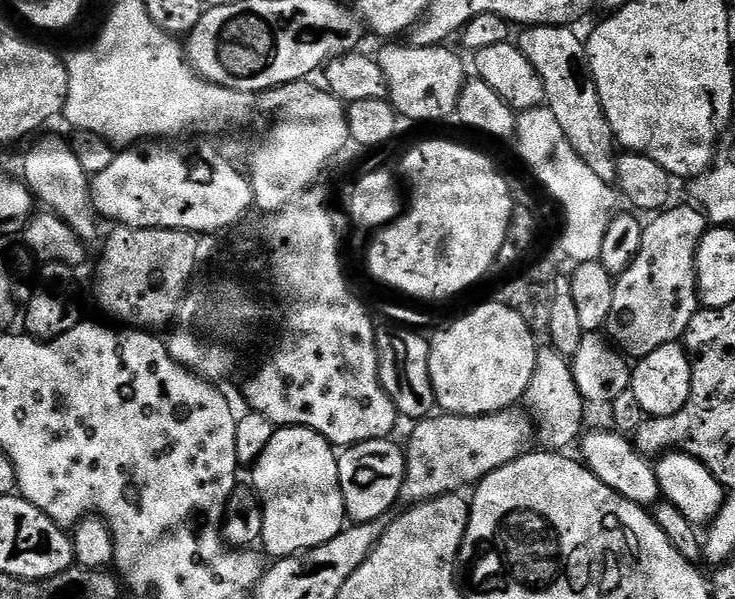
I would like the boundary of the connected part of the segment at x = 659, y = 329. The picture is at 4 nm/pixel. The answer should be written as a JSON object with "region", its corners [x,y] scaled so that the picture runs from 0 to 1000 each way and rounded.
{"region":[[[940,339],[936,341],[925,341],[921,347],[918,347],[918,344],[910,344],[902,349],[897,357],[888,359],[886,366],[883,366],[887,369],[884,369],[883,374],[878,372],[875,376],[876,389],[873,391],[873,404],[868,411],[868,424],[863,424],[863,437],[857,437],[857,444],[845,461],[837,462],[835,504],[830,509],[830,531],[824,543],[824,559],[829,569],[856,599],[867,601],[878,596],[879,591],[888,589],[890,584],[895,583],[898,578],[921,573],[939,544],[939,531],[944,531],[944,524],[951,521],[955,513],[952,492],[947,482],[947,419],[955,404],[958,389],[962,387],[966,379],[966,369],[951,347],[943,344]]]}

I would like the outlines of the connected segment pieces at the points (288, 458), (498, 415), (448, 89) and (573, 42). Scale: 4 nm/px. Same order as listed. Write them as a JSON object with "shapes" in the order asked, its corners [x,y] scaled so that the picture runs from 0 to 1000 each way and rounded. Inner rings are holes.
{"shapes":[[[[377,713],[367,731],[367,745],[356,751],[341,783],[341,813],[346,816],[352,836],[354,850],[359,853],[356,865],[356,915],[366,930],[385,932],[401,928],[404,922],[415,922],[427,912],[438,912],[438,905],[449,905],[471,878],[471,856],[465,811],[460,791],[459,750],[438,725],[420,715]]],[[[698,678],[682,688],[668,688],[660,694],[618,694],[614,691],[589,691],[567,706],[561,730],[552,740],[550,765],[550,803],[544,820],[544,835],[551,843],[573,841],[597,828],[624,823],[626,815],[646,811],[660,801],[668,788],[699,771],[725,746],[727,706],[717,686]]],[[[544,70],[524,73],[528,75],[514,88],[514,98],[525,130],[528,167],[540,189],[555,200],[604,200],[610,192],[614,195],[634,139],[627,88],[614,87],[610,77],[548,80]]],[[[731,40],[712,48],[705,65],[710,90],[732,117],[740,145],[743,179],[751,185],[754,197],[765,210],[765,224],[781,244],[784,255],[819,297],[819,304],[833,307],[838,299],[839,249],[835,245],[833,212],[819,184],[814,164],[811,139],[800,109],[800,82],[796,68],[778,55],[780,48],[761,40]]]]}

